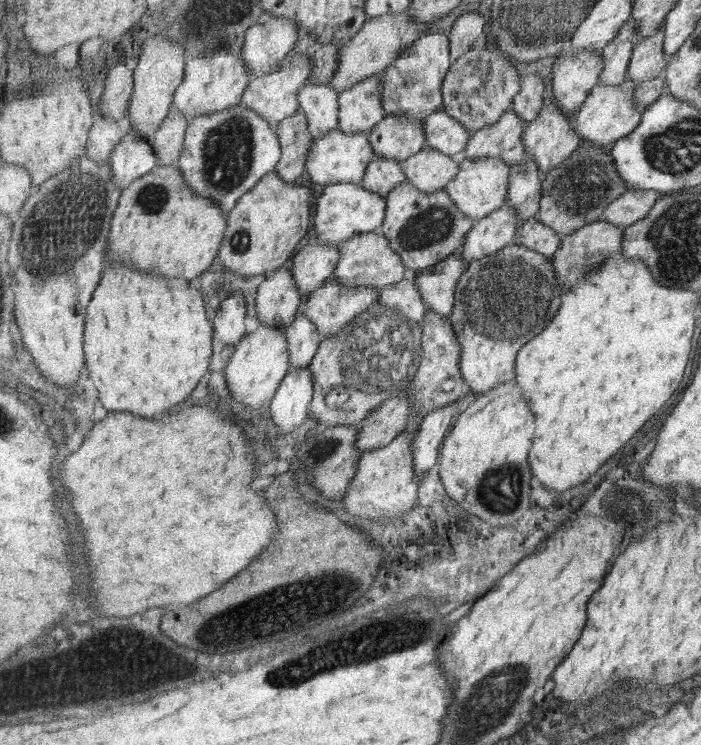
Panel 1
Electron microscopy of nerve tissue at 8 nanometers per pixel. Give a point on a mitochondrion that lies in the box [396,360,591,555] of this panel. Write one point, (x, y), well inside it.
(500, 492)

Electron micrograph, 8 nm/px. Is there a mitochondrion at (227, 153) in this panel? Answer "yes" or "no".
yes

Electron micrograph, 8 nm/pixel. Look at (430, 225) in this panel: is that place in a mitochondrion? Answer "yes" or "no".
yes

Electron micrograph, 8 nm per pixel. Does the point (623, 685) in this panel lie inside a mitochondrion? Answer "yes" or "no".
no

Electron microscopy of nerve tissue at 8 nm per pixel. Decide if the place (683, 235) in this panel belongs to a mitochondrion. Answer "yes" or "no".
yes

